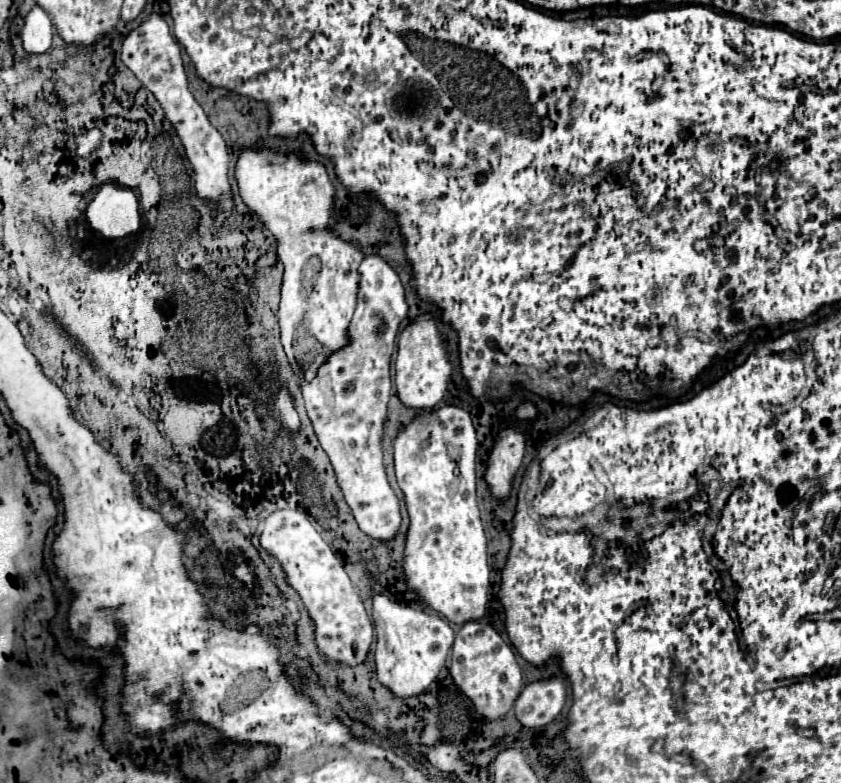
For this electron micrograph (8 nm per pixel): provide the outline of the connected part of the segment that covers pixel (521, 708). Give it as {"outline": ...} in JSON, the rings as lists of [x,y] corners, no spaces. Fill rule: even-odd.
{"outline":[[[550,678],[528,684],[516,704],[516,718],[526,728],[544,728],[566,706],[566,678]]]}

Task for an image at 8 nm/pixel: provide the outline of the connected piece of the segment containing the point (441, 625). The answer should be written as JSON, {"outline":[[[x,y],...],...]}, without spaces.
{"outline":[[[384,594],[374,596],[374,628],[376,628],[376,672],[378,680],[396,696],[408,698],[422,694],[445,667],[454,642],[452,626],[434,611],[426,611],[388,600]]]}

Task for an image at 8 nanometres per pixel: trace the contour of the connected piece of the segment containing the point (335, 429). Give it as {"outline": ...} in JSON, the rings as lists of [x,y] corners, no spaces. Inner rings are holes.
{"outline":[[[378,254],[366,256],[366,260],[360,264],[358,270],[362,278],[360,278],[358,306],[356,306],[356,312],[350,324],[350,334],[348,334],[350,344],[346,344],[342,350],[332,354],[330,360],[318,370],[318,376],[310,384],[302,380],[302,396],[306,402],[308,418],[314,426],[316,438],[322,450],[330,458],[330,464],[336,472],[336,482],[360,530],[378,542],[392,542],[402,524],[402,514],[400,514],[400,500],[386,478],[382,438],[384,438],[384,422],[386,422],[386,410],[388,410],[388,400],[392,390],[390,358],[394,354],[394,342],[396,342],[400,322],[408,314],[408,304],[406,304],[406,290],[400,282],[398,272],[382,256]]]}

